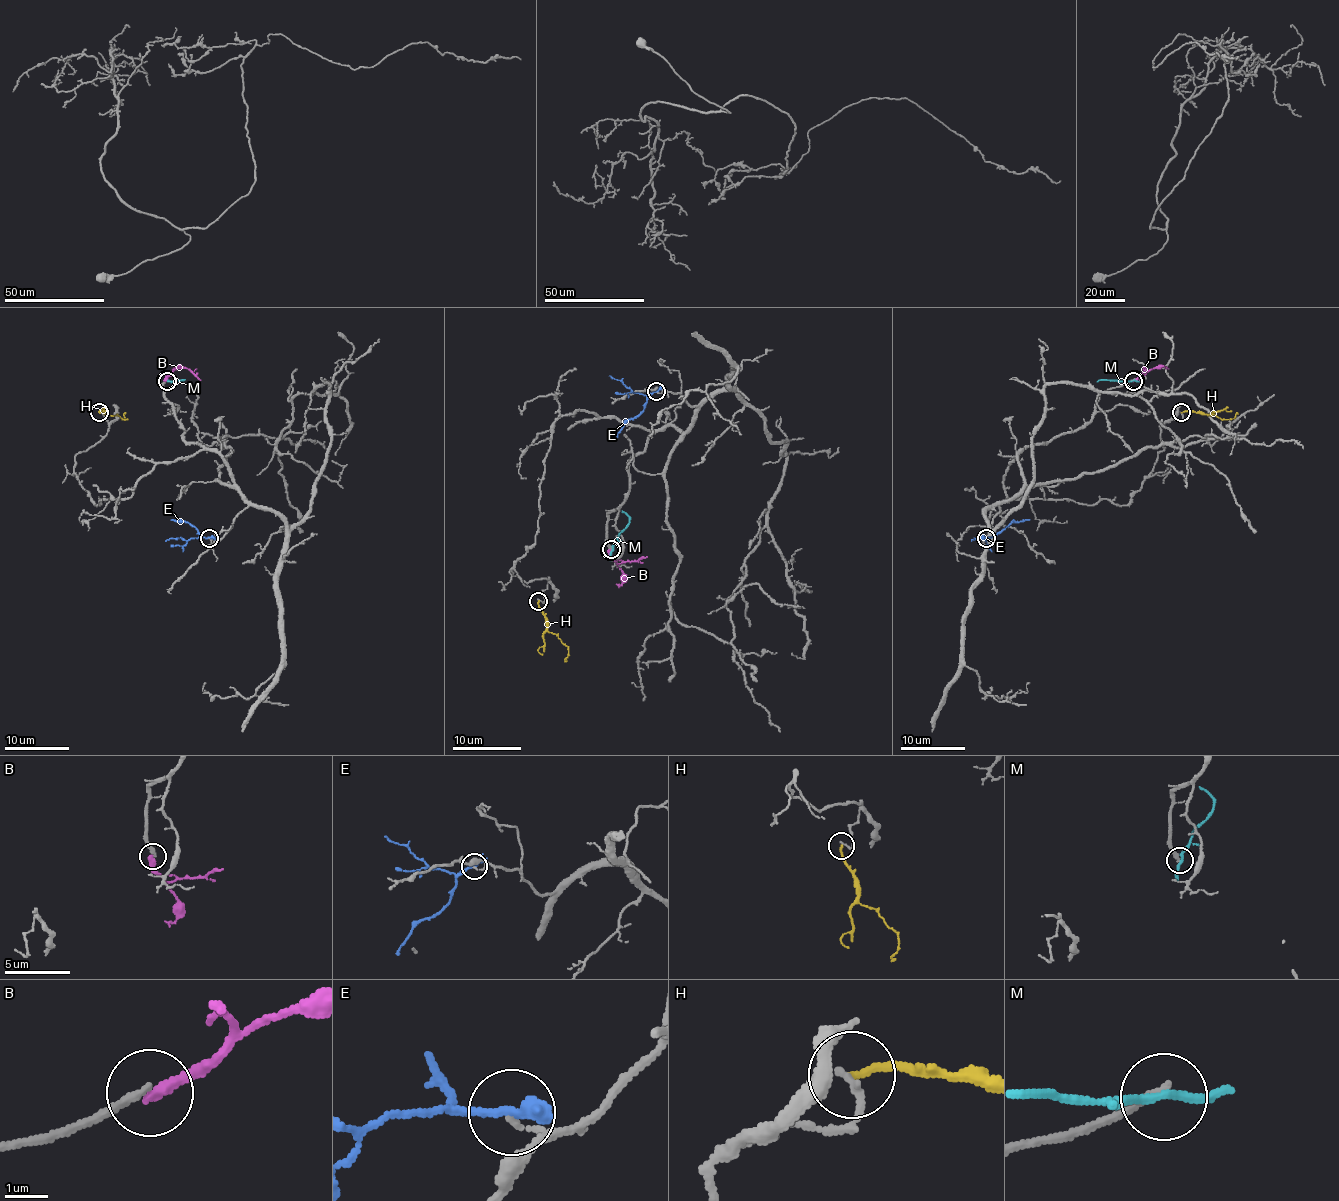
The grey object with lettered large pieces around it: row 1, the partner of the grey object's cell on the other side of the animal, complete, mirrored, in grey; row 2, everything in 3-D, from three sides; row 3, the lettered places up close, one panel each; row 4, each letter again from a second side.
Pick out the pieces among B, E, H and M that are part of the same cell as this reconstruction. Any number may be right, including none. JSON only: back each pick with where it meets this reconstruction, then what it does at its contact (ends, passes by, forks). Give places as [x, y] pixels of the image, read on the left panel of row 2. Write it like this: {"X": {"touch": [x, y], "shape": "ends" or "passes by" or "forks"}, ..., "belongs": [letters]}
{"belongs": []}

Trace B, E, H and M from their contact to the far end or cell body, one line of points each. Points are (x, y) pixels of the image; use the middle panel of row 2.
B: (610, 550), (610, 555), (621, 563), (646, 557)
E: (657, 391), (615, 437)
H: (538, 601), (546, 629), (567, 648), (567, 660)
M: (612, 550), (617, 536), (629, 522), (629, 517), (622, 510)

